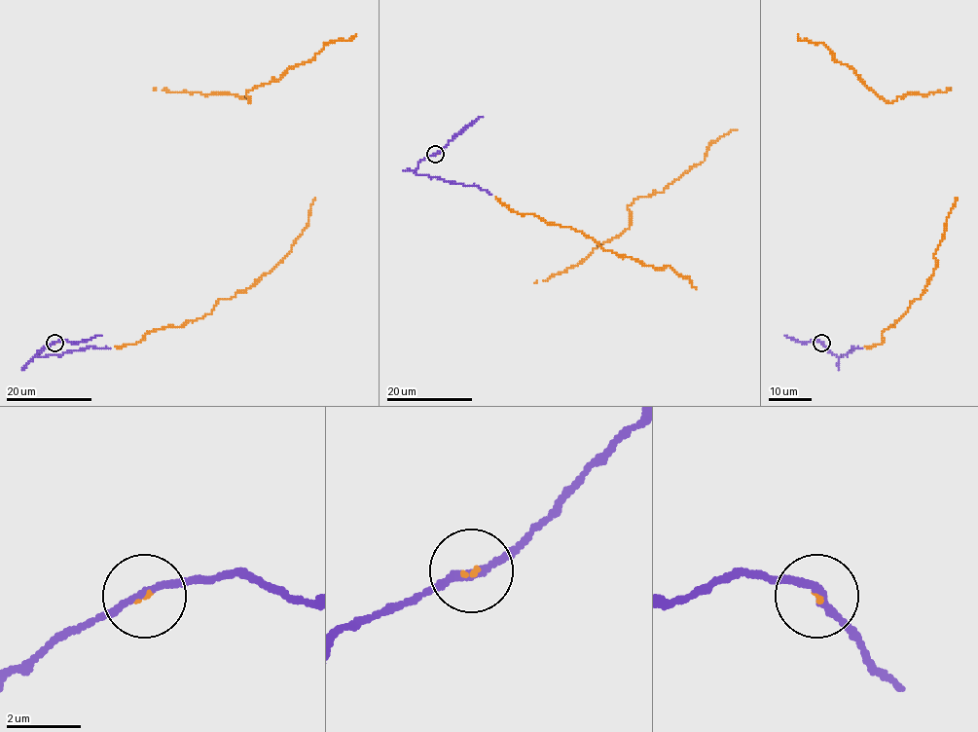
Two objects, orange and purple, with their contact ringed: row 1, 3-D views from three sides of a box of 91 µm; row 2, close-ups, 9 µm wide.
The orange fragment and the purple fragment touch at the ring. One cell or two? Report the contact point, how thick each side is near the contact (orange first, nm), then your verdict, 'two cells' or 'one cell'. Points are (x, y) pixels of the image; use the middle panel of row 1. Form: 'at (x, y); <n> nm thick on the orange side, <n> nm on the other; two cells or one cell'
at (435, 154); 80 nm thick on the orange side, 190 nm on the other; one cell

